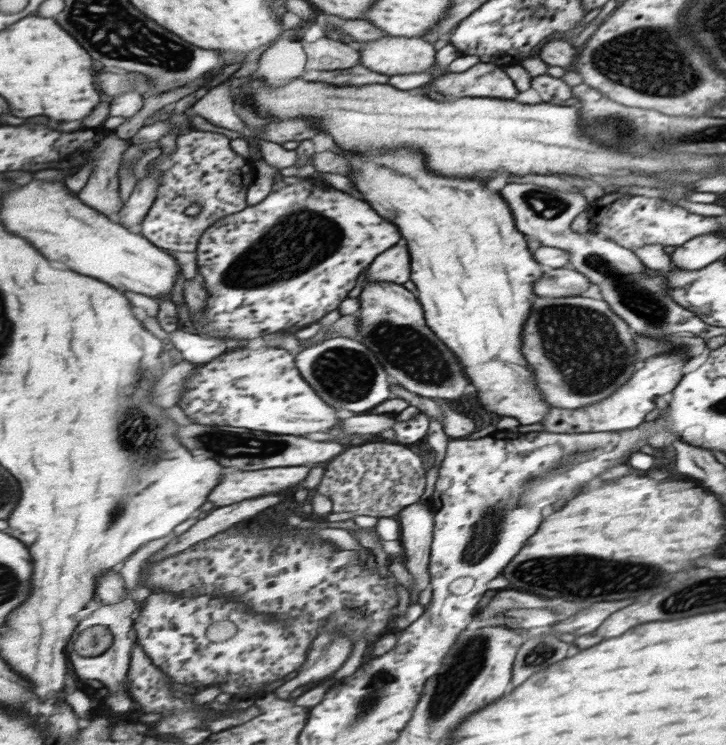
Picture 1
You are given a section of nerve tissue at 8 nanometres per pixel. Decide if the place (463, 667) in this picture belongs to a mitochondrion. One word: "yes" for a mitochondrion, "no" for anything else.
yes

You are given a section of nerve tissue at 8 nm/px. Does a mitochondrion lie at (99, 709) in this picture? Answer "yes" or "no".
no

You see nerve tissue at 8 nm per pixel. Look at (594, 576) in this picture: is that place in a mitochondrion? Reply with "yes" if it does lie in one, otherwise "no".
yes

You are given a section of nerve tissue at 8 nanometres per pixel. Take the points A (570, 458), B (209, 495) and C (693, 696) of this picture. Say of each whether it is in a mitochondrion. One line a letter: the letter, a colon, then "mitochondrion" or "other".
A: mitochondrion
B: other
C: other

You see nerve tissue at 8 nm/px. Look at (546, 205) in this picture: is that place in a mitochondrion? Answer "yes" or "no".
yes

